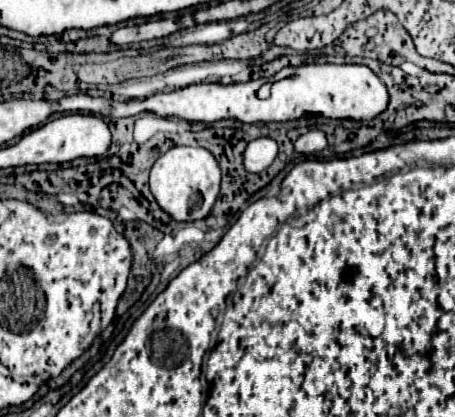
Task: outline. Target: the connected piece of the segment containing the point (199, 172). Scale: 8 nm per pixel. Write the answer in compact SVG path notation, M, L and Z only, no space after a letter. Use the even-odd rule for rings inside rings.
M173 146L163 156L157 158L149 175L149 187L157 204L179 222L201 220L209 214L213 202L217 200L221 184L221 168L215 156L205 148Z

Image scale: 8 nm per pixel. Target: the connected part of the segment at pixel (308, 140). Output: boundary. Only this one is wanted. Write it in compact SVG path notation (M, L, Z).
M312 128L296 140L294 148L296 152L310 156L321 152L327 145L325 134L318 128Z

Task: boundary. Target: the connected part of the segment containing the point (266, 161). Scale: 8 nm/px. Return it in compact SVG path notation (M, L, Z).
M261 136L247 144L243 154L243 166L247 172L257 174L267 166L271 166L275 156L277 156L277 142L269 136Z

